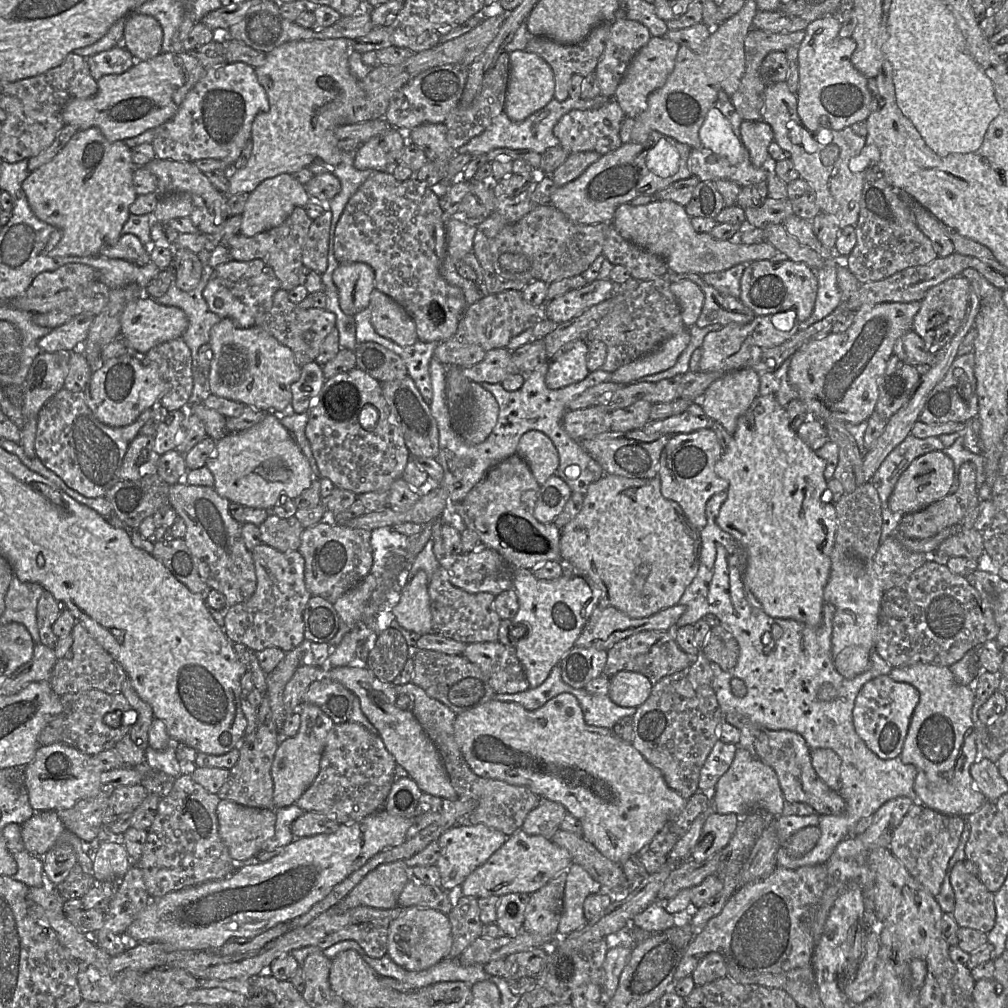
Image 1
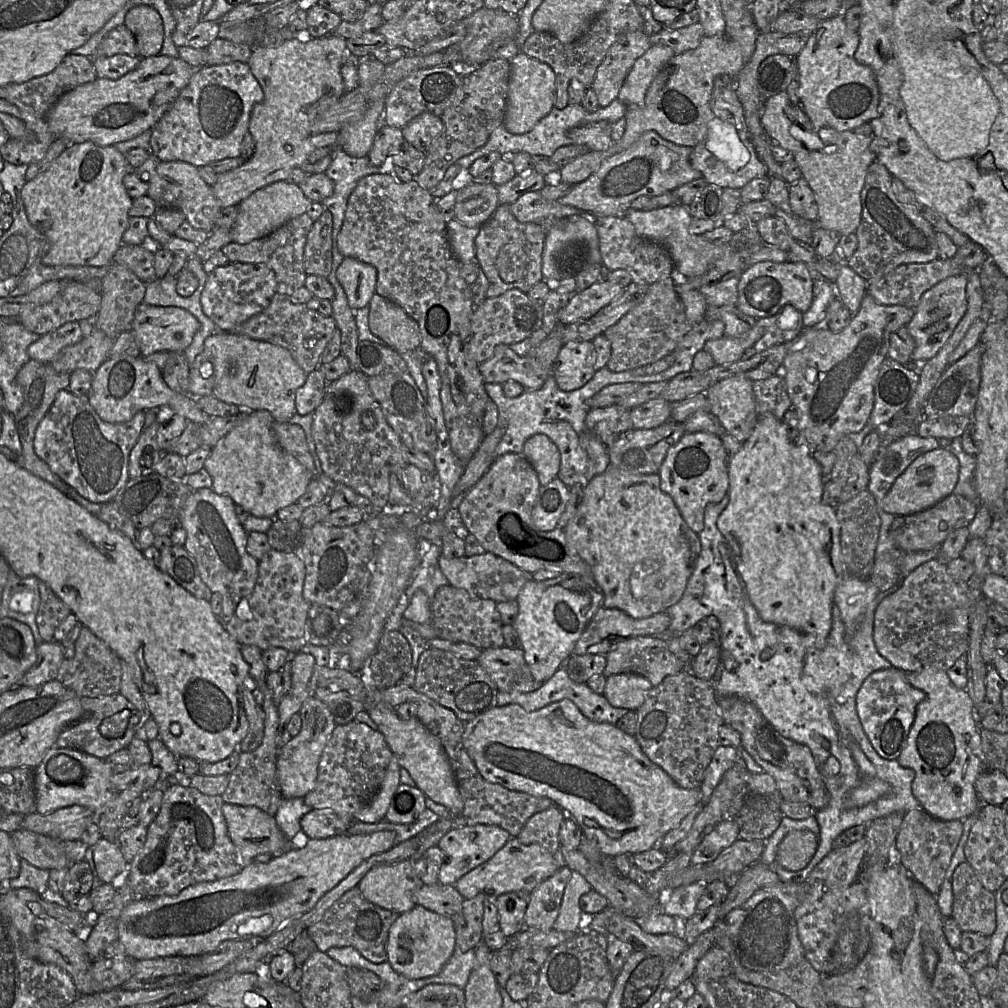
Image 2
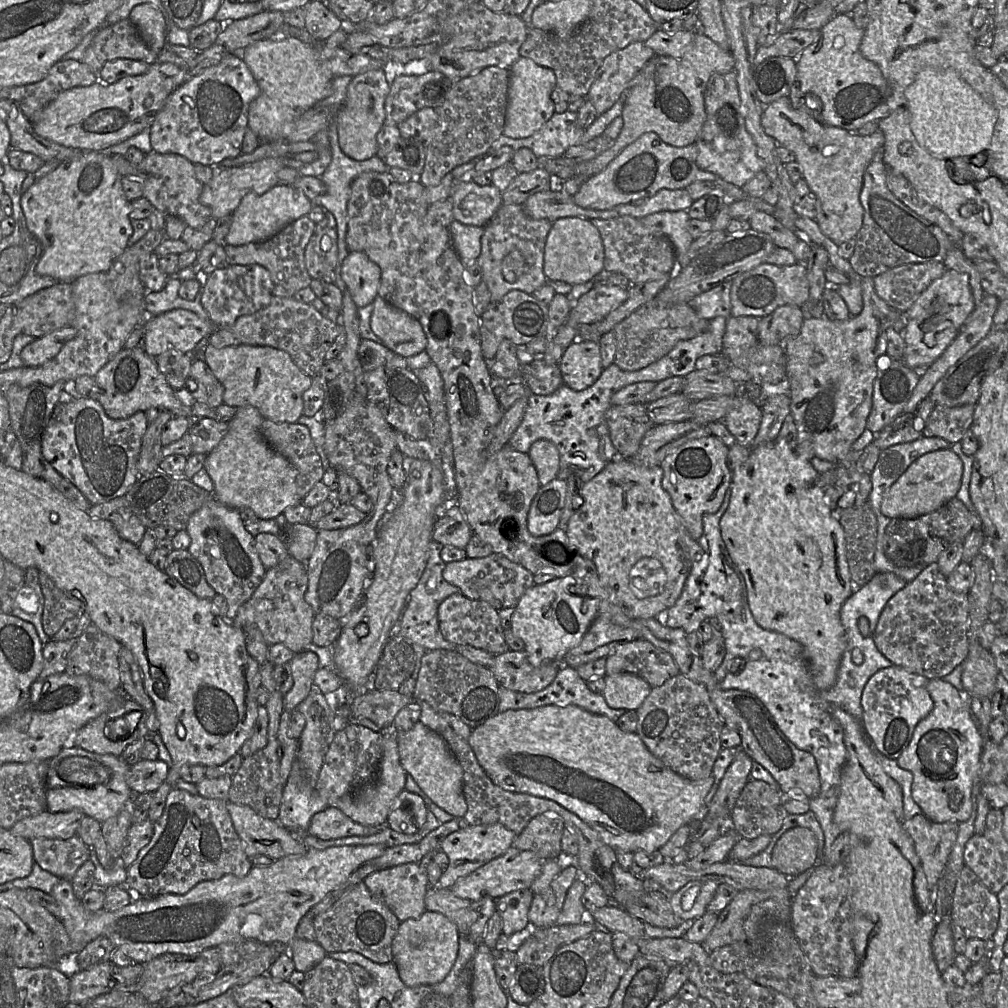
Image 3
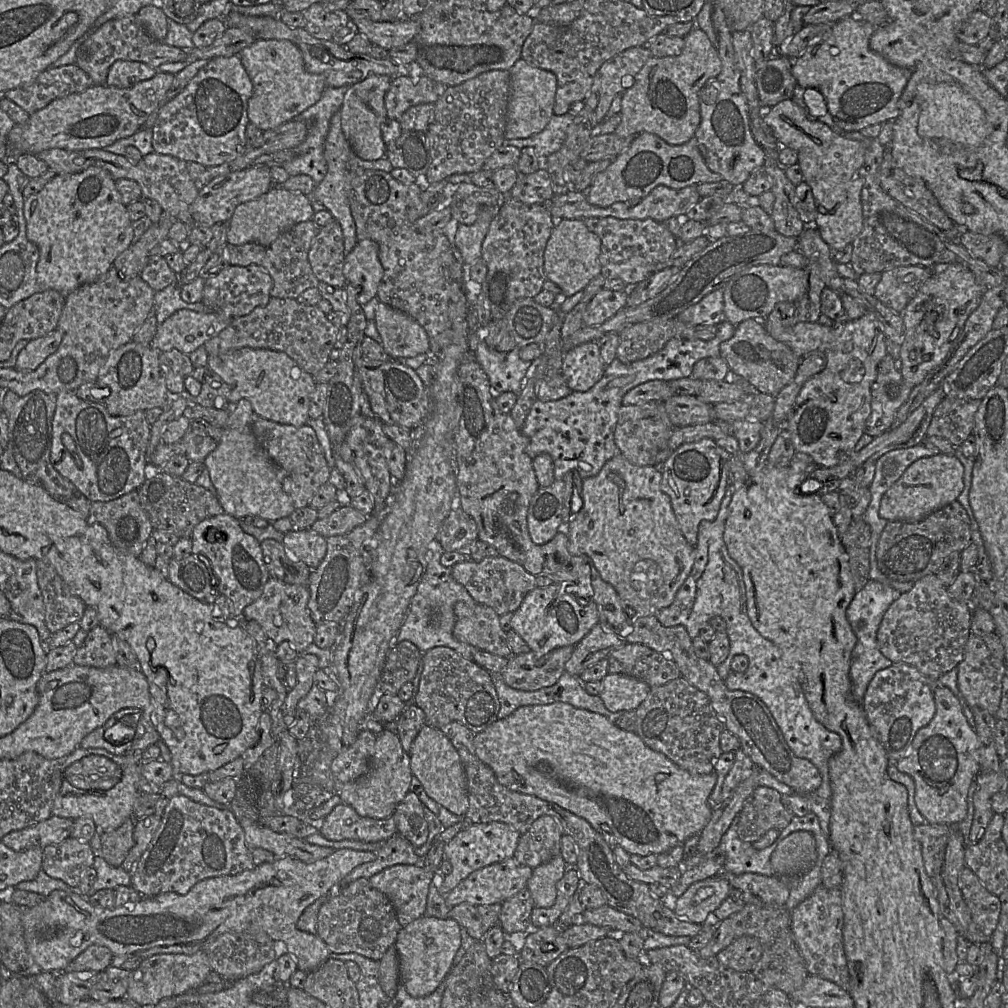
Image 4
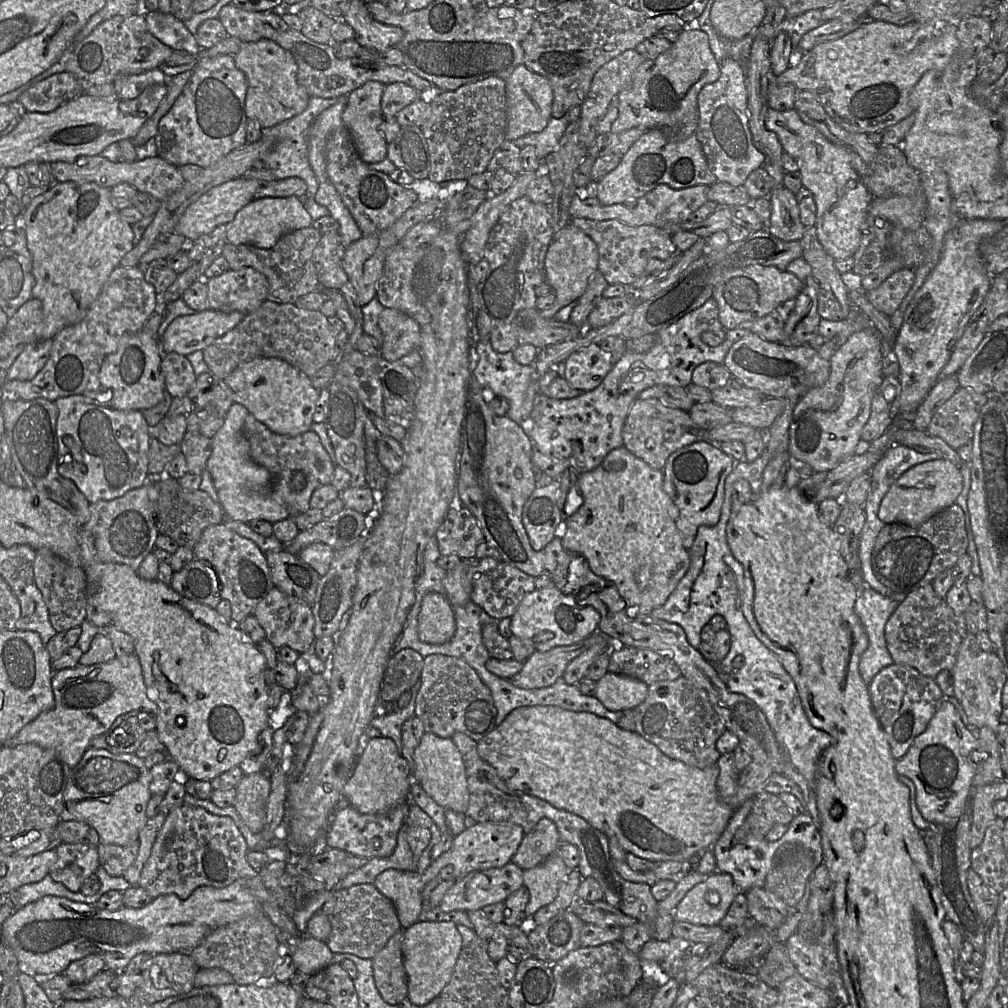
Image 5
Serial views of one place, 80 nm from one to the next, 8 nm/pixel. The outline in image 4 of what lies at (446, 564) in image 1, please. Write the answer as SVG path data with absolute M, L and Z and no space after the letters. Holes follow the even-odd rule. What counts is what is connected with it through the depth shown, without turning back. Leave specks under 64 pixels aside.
M500 555L486 557L481 561L466 560L456 563L451 568L451 574L477 603L491 607L498 616L517 610L524 597L536 587L536 578L533 574L518 563Z

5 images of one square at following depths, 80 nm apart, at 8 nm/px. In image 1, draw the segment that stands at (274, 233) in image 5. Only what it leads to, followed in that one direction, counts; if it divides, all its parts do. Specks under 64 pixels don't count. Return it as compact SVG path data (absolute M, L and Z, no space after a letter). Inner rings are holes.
M283 173L260 183L249 195L242 213L240 234L250 237L280 226L296 207L305 207L310 201L305 186L291 174Z

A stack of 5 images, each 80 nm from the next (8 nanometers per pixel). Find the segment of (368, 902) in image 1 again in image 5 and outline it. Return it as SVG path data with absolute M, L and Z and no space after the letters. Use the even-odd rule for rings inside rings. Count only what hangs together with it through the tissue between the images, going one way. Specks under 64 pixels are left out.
M430 866L423 873L389 869L373 882L375 888L394 904L403 930L418 922L423 889L434 879L429 869Z

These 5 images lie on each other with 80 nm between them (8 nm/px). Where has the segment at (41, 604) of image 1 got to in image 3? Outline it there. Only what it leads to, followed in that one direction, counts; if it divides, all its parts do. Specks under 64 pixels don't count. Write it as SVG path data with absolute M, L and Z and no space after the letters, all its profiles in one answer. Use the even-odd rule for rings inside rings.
M39 571L39 585L44 599L42 626L52 639L65 621L81 616L81 603L74 597L68 597L46 573L41 571Z

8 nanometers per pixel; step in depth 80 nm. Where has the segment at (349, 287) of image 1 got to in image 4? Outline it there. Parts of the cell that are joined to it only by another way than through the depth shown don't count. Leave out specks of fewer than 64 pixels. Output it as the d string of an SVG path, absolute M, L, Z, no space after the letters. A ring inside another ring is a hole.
M370 239L357 242L345 256L343 274L347 283L354 287L356 299L361 306L377 296L384 275L378 244Z

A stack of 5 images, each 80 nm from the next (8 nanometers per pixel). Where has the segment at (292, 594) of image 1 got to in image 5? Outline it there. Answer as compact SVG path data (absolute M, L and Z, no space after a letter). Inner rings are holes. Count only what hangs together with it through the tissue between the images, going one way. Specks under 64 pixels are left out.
M273 587L266 597L258 603L253 615L266 633L266 639L276 648L289 646L302 654L315 643L316 637L313 632L314 617L312 608L307 603L289 596L277 587Z

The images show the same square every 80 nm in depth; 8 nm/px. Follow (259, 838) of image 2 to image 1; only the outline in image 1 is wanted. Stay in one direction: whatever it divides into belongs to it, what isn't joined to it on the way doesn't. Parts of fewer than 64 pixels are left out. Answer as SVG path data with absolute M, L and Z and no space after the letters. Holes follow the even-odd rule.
M221 800L217 806L217 818L219 836L234 861L246 861L256 856L264 843L275 834L274 809L246 807L229 800Z

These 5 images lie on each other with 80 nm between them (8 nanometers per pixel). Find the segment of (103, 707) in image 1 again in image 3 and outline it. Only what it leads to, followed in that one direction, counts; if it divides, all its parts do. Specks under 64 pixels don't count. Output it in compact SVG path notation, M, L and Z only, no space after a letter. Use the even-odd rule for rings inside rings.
M127 699L123 703L123 705L120 706L119 708L110 710L110 711L100 715L99 717L91 720L85 726L83 726L81 729L79 729L73 735L71 744L73 744L74 746L77 746L77 747L80 747L86 751L89 751L89 752L95 752L97 754L111 754L116 757L119 757L127 746L129 746L130 744L132 744L134 741L137 740L136 733L135 733L137 730L137 725L136 725L136 728L134 729L134 731L123 740L108 739L104 735L104 728L109 721L115 720L120 717L124 717L126 714L128 714L130 712L135 712L135 711L141 712L141 711L143 711L143 709L140 705L135 703L133 700Z

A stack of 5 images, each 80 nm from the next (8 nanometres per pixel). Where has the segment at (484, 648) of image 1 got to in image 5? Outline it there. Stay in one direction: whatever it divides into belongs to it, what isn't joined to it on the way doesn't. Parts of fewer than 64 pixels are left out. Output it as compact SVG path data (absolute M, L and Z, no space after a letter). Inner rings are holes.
M597 630L589 637L575 644L566 645L566 646L557 646L545 652L535 651L530 657L528 657L523 662L522 669L517 674L515 674L511 679L508 680L510 680L510 682L514 686L522 689L537 689L537 688L548 687L553 683L555 683L559 677L563 676L563 673L567 665L574 658L579 656L582 652L584 652L594 644L609 646L609 650L611 651L610 638L600 633Z

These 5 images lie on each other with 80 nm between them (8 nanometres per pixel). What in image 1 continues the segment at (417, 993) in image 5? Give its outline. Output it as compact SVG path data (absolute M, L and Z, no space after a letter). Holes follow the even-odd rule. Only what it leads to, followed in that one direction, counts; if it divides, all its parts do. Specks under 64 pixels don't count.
M411 906L394 919L388 930L387 954L402 968L419 972L447 957L452 946L452 932L446 914L428 907Z

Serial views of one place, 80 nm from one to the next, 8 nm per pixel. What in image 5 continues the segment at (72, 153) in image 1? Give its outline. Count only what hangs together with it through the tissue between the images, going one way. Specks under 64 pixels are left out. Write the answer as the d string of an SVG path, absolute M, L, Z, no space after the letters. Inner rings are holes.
M54 181L17 218L25 229L27 247L32 256L32 272L35 278L32 297L39 299L43 307L39 340L53 339L63 328L84 318L112 271L133 248L133 230L121 218L120 211L113 207L110 188L93 182Z

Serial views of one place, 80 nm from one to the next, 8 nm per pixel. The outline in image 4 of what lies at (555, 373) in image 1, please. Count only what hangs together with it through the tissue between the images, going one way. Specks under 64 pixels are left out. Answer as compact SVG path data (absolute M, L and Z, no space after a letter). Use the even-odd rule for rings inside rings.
M591 341L565 352L561 373L572 391L585 392L602 378L606 366L600 356L599 344L596 341Z

